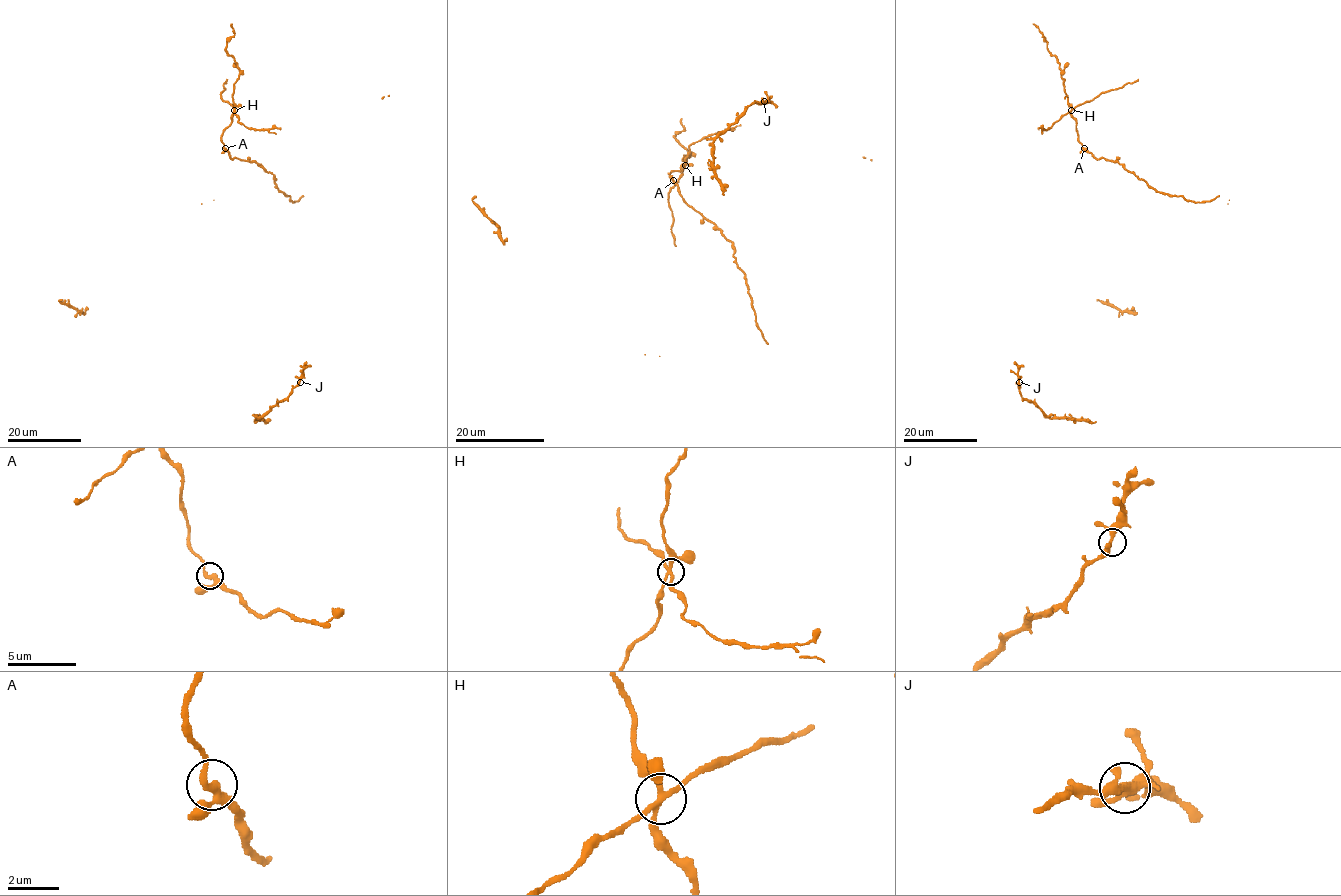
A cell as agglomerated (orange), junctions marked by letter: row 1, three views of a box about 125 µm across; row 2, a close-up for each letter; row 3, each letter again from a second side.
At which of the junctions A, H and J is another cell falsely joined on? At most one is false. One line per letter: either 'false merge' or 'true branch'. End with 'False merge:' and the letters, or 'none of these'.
A: true branch
H: false merge
J: true branch
False merge: H

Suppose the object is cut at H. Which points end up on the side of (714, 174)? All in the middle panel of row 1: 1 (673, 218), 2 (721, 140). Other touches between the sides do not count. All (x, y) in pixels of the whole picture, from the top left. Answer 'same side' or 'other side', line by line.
1: other side
2: same side

